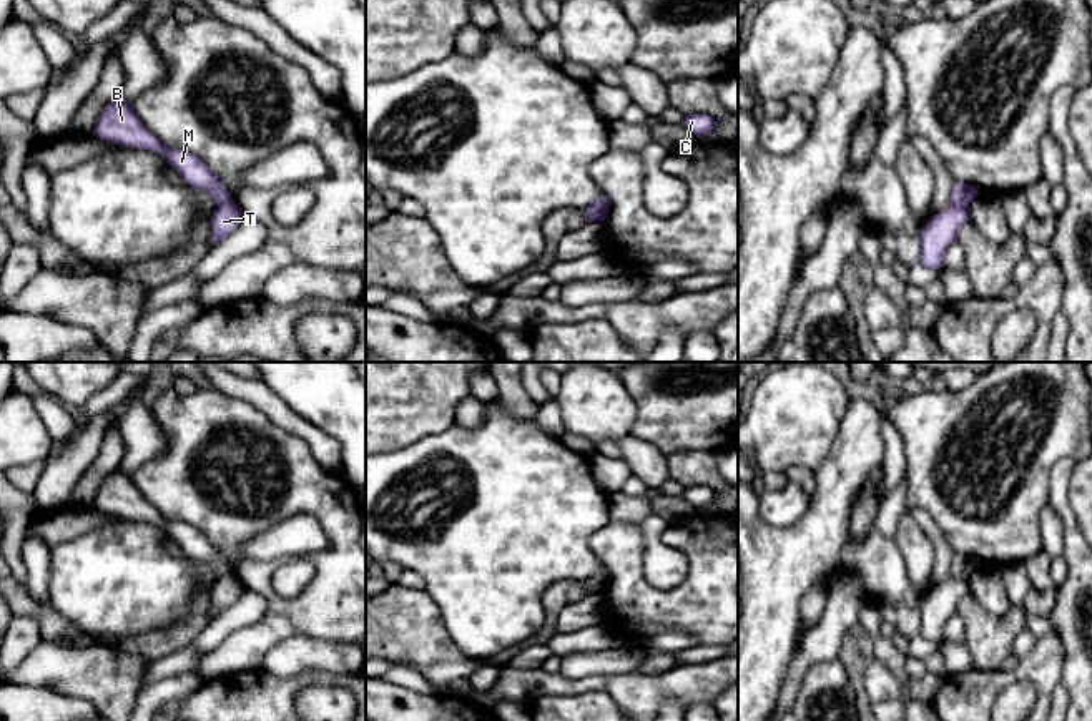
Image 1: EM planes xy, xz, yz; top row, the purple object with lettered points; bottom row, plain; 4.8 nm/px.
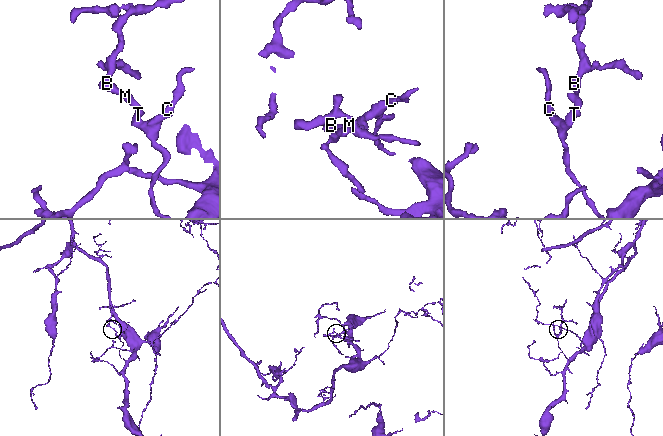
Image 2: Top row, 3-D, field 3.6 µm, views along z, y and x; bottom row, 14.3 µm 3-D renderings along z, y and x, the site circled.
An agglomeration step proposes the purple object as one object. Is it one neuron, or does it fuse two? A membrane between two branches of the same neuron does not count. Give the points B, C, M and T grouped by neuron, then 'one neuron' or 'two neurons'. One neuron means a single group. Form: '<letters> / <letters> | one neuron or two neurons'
B M / C T | two neurons

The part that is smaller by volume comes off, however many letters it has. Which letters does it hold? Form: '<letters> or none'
B, M

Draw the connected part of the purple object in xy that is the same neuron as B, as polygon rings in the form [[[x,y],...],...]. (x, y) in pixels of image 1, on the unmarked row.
[[[120,467],[101,482],[93,507],[108,515],[161,527],[186,557],[209,565],[218,578],[231,571],[218,548],[196,527],[165,518],[143,498],[135,487],[131,475]]]

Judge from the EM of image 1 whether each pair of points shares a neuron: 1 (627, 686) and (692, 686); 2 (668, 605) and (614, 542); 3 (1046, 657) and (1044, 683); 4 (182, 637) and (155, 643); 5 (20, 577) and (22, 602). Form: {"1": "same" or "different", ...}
{"1": "same", "2": "same", "3": "same", "4": "same", "5": "different"}

